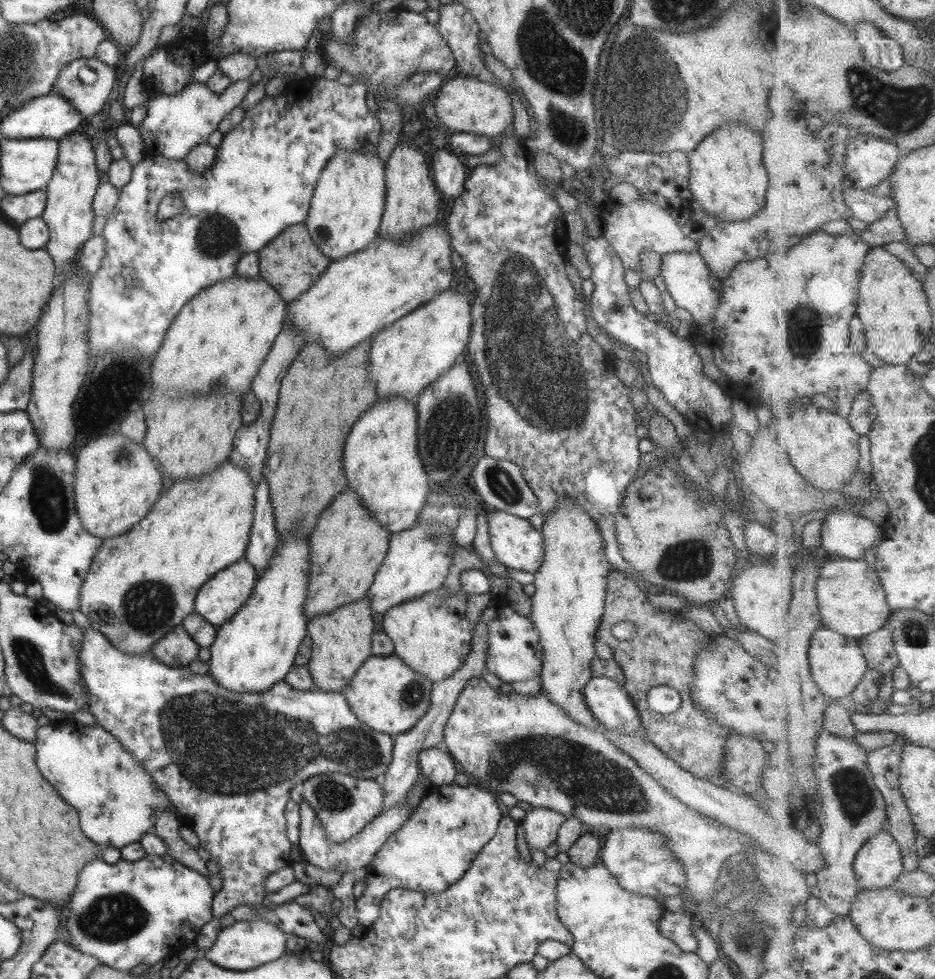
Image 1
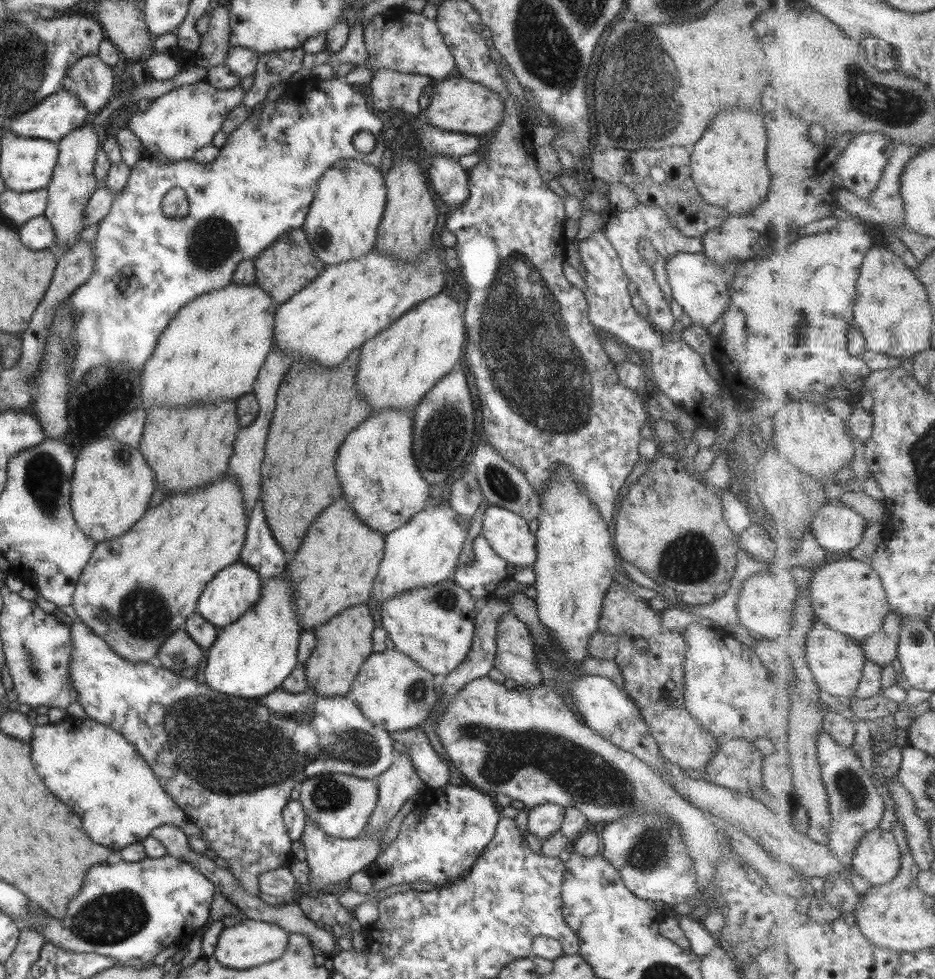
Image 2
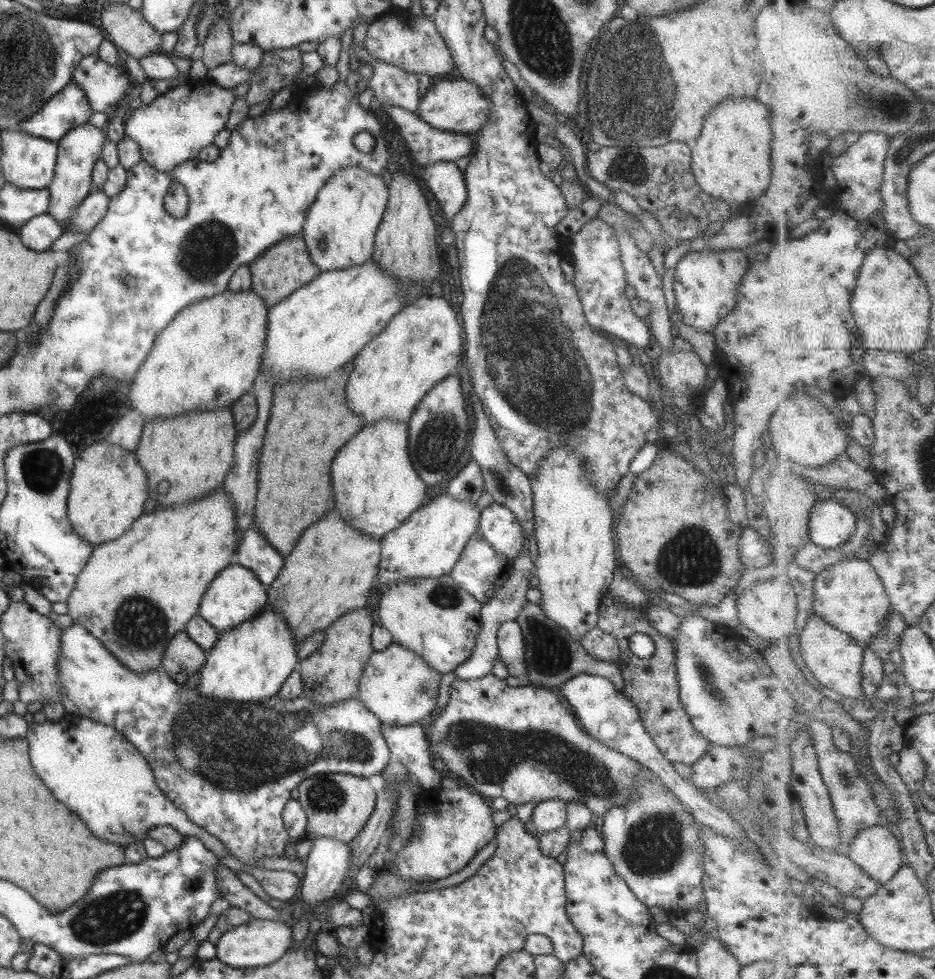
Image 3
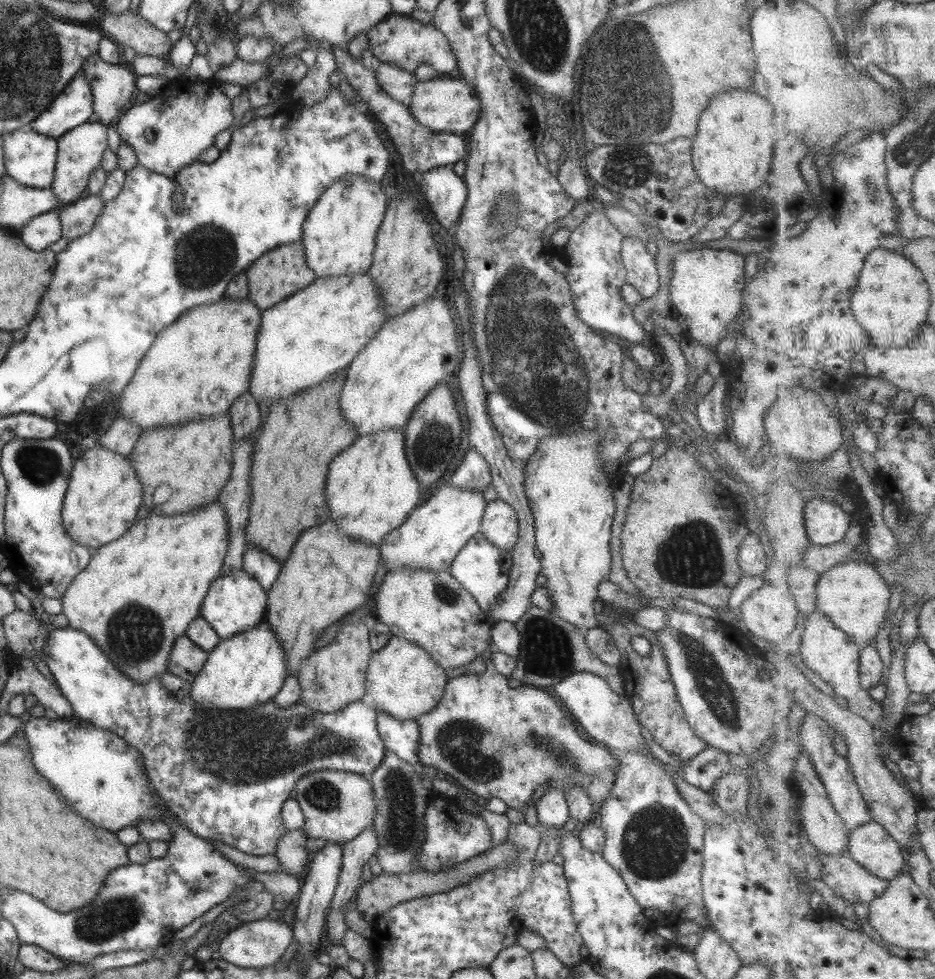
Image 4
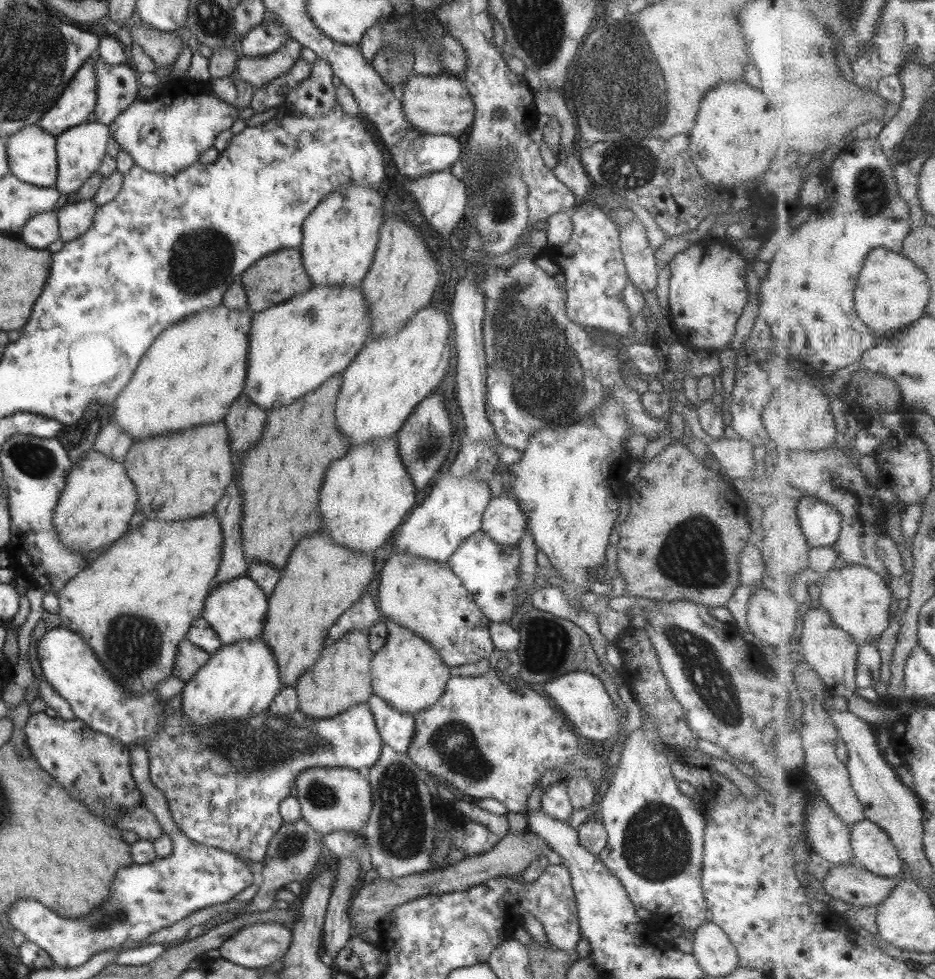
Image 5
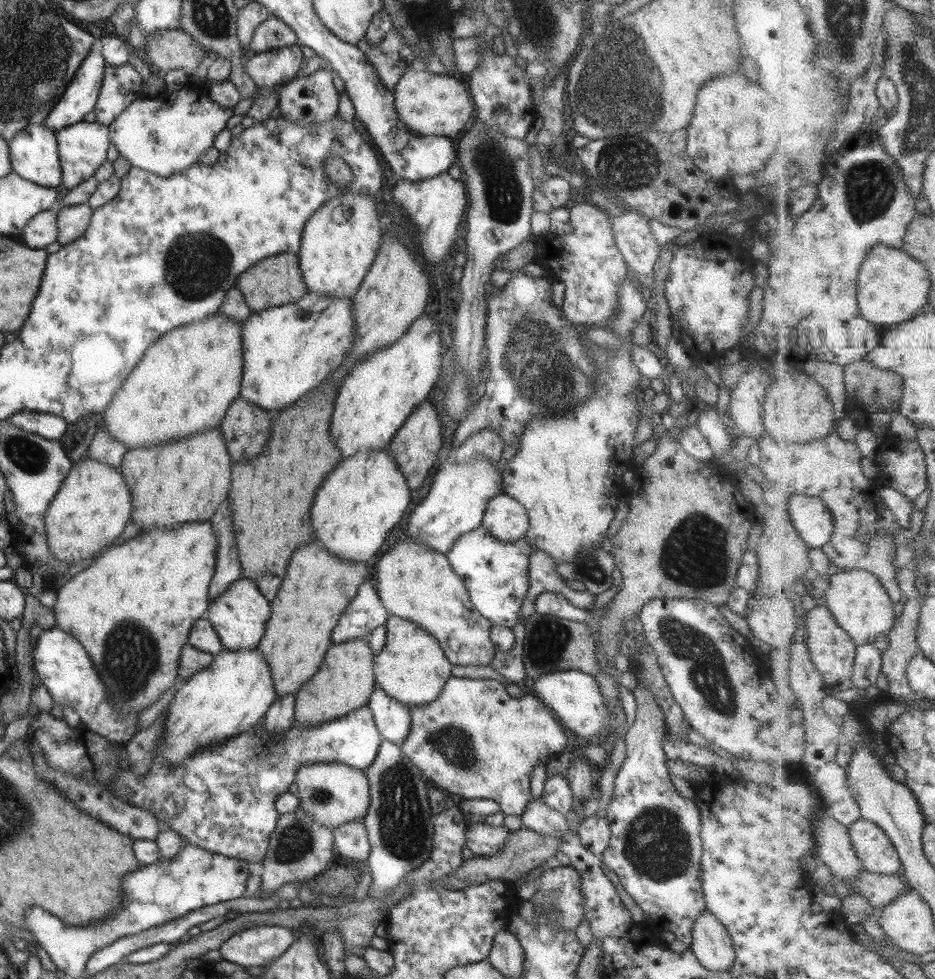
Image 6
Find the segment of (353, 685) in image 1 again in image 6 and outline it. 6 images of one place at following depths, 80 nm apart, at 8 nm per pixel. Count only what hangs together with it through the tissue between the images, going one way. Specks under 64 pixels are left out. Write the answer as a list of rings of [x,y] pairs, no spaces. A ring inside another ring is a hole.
[[[389,615],[384,627],[386,639],[383,648],[372,657],[375,685],[384,690],[387,697],[406,707],[433,702],[450,677],[452,667],[439,643],[418,624],[398,616]]]

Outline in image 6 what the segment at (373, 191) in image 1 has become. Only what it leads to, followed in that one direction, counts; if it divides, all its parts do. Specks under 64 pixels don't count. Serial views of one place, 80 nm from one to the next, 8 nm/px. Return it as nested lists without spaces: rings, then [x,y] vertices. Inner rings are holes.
[[[345,189],[341,196],[336,196],[322,204],[303,225],[300,248],[296,253],[299,272],[303,277],[307,293],[315,293],[317,296],[327,298],[334,296],[352,299],[379,251],[380,240],[379,222],[372,196],[353,194]]]

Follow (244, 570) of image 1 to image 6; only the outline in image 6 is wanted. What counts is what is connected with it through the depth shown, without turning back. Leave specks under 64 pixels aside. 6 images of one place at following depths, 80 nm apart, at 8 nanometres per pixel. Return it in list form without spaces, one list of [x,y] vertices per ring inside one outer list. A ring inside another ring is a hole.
[[[239,578],[229,585],[223,594],[209,603],[204,617],[211,623],[221,641],[223,650],[251,650],[263,636],[270,617],[270,603],[258,591],[255,581]]]

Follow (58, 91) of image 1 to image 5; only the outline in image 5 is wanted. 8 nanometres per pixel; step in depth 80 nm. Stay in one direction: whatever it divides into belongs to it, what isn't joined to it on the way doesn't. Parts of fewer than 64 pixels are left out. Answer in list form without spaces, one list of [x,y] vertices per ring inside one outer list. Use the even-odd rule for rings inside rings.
[[[97,58],[94,71],[96,101],[93,113],[99,124],[108,125],[137,98],[141,84],[129,63],[107,65]]]

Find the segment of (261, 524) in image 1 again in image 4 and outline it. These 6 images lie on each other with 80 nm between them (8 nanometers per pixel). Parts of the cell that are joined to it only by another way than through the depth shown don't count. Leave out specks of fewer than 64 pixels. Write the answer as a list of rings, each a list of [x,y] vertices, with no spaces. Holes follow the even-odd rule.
[[[246,543],[242,556],[242,570],[267,592],[279,574],[280,564],[266,552]]]

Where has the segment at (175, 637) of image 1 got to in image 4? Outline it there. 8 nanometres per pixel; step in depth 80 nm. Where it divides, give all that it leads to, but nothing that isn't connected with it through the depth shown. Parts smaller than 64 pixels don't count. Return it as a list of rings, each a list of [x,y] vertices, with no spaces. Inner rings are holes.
[[[185,635],[173,643],[166,672],[179,676],[182,681],[192,681],[206,661],[208,653],[195,646]]]

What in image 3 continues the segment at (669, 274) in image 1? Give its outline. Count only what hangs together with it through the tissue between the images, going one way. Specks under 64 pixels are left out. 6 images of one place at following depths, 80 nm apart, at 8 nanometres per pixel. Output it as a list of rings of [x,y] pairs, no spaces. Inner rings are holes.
[[[725,250],[725,252],[688,252],[674,266],[673,294],[677,310],[681,314],[681,322],[695,330],[711,333],[718,322],[729,314],[736,301],[736,291],[741,277],[743,277],[750,260],[745,260],[744,252],[739,250]]]

